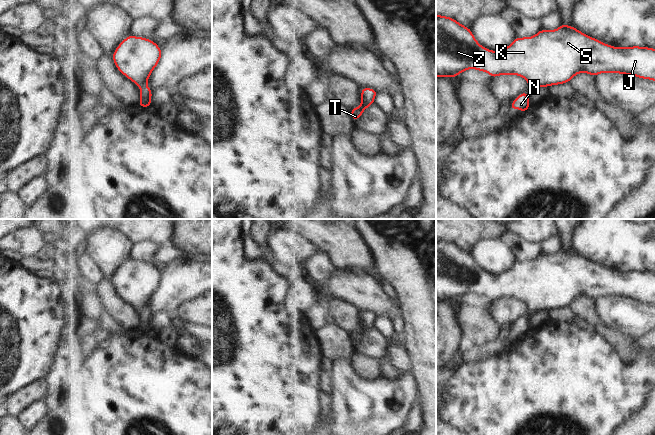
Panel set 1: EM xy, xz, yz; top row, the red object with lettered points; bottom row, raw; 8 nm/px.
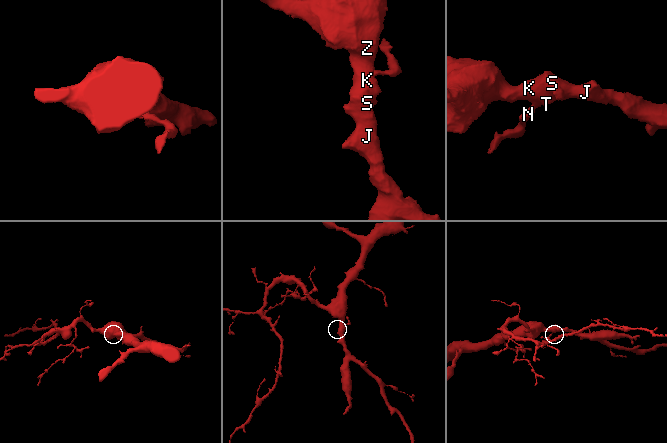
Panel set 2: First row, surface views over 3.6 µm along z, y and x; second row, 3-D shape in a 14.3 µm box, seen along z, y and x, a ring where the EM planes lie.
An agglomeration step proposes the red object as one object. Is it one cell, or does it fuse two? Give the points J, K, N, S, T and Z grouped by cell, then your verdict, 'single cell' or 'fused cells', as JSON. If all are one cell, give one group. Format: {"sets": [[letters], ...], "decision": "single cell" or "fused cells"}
{"sets": [["J", "K", "N", "S", "T", "Z"]], "decision": "single cell"}

